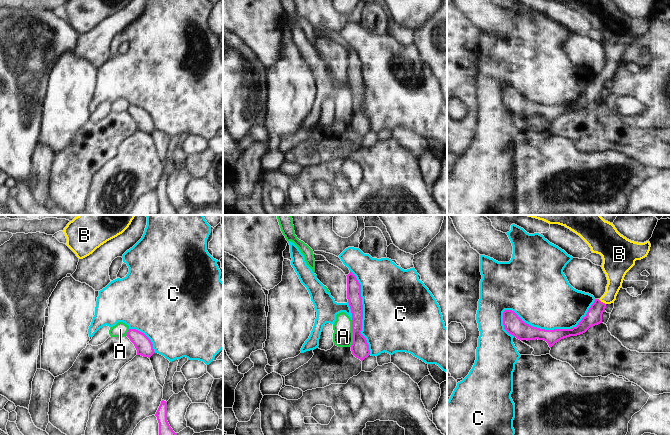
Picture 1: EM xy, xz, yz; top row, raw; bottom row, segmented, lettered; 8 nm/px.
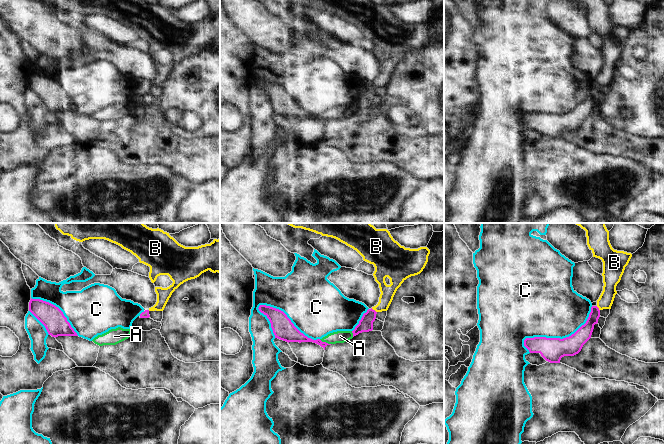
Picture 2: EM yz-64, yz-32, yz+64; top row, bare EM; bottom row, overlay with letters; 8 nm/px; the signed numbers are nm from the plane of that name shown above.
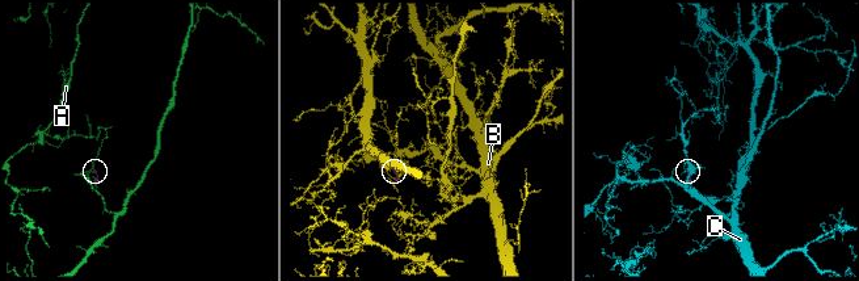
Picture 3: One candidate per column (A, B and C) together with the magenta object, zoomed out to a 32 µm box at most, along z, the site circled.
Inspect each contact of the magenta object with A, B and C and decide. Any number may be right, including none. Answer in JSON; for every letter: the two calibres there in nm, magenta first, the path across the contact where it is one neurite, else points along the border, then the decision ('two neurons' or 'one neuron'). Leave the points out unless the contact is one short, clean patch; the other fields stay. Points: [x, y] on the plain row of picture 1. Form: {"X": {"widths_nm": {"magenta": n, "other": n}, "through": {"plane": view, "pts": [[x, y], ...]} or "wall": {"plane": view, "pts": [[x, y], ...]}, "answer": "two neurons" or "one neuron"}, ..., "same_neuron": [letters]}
{"A": {"widths_nm": {"magenta": 140, "other": 160}, "wall": {"plane": "xz", "pts": [[352, 96], [352, 120], [350, 122]]}, "answer": "two neurons"}, "B": {"widths_nm": {"magenta": 130, "other": 150}, "through": {"plane": "yz", "pts": [[593, 93], [596, 85], [602, 78], [611, 69], [615, 50]]}, "answer": "one neuron"}, "C": {"widths_nm": {"magenta": 150, "other": 480}, "answer": "two neurons"}, "same_neuron": ["B"]}

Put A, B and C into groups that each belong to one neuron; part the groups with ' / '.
A / B / C

